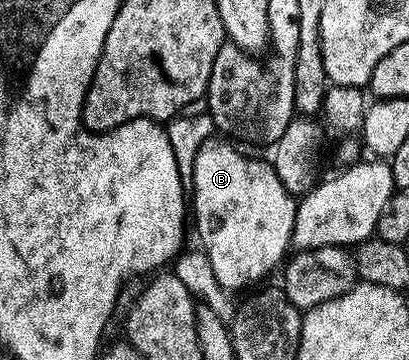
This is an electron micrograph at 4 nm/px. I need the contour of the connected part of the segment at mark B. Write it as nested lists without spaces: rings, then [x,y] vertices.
[[[223,138],[206,140],[201,150],[197,150],[195,164],[189,173],[189,188],[190,191],[191,188],[195,191],[193,220],[195,216],[195,228],[199,231],[200,242],[203,243],[200,244],[201,250],[209,258],[209,266],[213,266],[216,282],[224,290],[247,287],[250,289],[263,282],[258,280],[265,279],[275,267],[279,268],[284,263],[288,255],[287,248],[292,247],[291,235],[297,207],[296,197],[287,192],[281,184],[271,162],[266,159],[258,160],[255,156],[246,156],[234,146],[236,147],[234,143]]]

